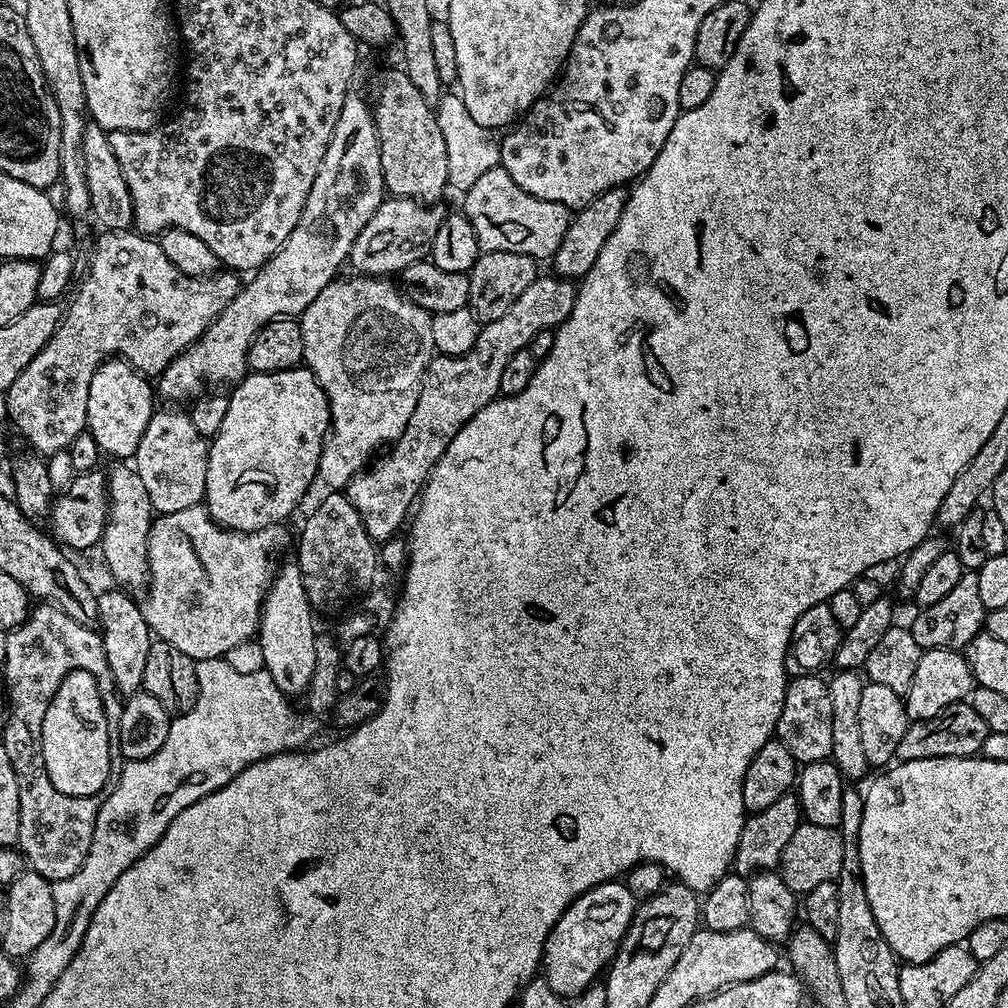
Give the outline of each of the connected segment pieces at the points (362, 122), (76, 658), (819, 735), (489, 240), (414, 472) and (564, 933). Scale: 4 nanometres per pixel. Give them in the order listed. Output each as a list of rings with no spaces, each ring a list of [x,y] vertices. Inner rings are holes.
[[[350,94],[342,106],[342,114],[338,114],[338,126],[334,126],[334,134],[330,138],[330,146],[326,146],[326,154],[322,158],[322,166],[318,170],[318,178],[314,178],[314,186],[310,186],[310,194],[306,198],[306,206],[302,206],[302,218],[298,218],[298,226],[282,242],[282,246],[261,268],[251,273],[252,281],[245,283],[240,292],[222,310],[222,314],[211,326],[197,338],[184,352],[179,352],[166,366],[166,370],[158,377],[158,396],[164,402],[195,402],[201,396],[211,393],[219,384],[235,386],[244,379],[249,371],[248,351],[256,337],[256,331],[266,326],[271,320],[296,318],[300,313],[326,290],[331,280],[341,275],[340,267],[349,263],[352,247],[362,234],[362,226],[374,218],[378,206],[386,198],[384,175],[382,174],[382,158],[380,157],[380,139],[376,133],[376,123],[372,117],[372,104],[364,101],[356,94]]]
[[[40,602],[37,605],[29,611],[26,623],[11,629],[6,638],[6,658],[2,661],[2,668],[12,713],[8,716],[2,742],[14,762],[14,774],[18,774],[18,795],[22,797],[22,831],[18,833],[18,851],[31,871],[55,882],[70,878],[70,874],[78,874],[82,862],[86,862],[101,797],[67,797],[51,785],[43,764],[42,726],[47,706],[63,679],[76,670],[89,671],[97,679],[109,709],[119,709],[122,700],[116,691],[110,662],[106,660],[103,635],[95,627],[80,625],[70,618],[70,614],[53,604]]]
[[[820,674],[794,676],[789,679],[788,689],[782,702],[782,714],[778,718],[775,739],[790,750],[797,765],[827,760],[832,755],[834,738],[830,735],[830,725],[834,714],[830,710],[830,690],[828,680]]]
[[[499,166],[486,170],[474,186],[463,193],[462,211],[470,218],[470,226],[474,226],[474,234],[478,234],[481,252],[513,252],[533,256],[538,262],[547,261],[562,246],[562,238],[566,238],[568,224],[573,213],[565,204],[546,202],[542,198],[534,198],[534,194],[526,194],[510,174]]]
[[[555,274],[547,275],[537,275],[536,280],[530,282],[530,286],[526,286],[526,290],[518,297],[518,302],[514,302],[514,306],[510,306],[510,310],[502,314],[502,318],[494,318],[494,322],[484,324],[478,334],[478,342],[474,342],[474,346],[466,354],[461,356],[433,355],[420,387],[414,414],[410,414],[410,422],[406,422],[406,430],[402,430],[400,437],[388,450],[392,452],[385,451],[379,459],[369,463],[363,472],[357,472],[355,478],[348,483],[346,494],[354,510],[358,510],[362,518],[362,526],[366,526],[366,534],[370,534],[372,541],[391,540],[399,533],[396,531],[403,524],[405,527],[420,493],[424,491],[424,483],[432,473],[433,466],[442,458],[442,454],[446,454],[446,446],[450,446],[454,434],[458,434],[460,427],[470,422],[470,418],[474,418],[478,410],[482,410],[489,402],[500,396],[502,369],[506,366],[506,362],[510,362],[510,358],[514,358],[518,350],[527,348],[529,342],[542,330],[559,328],[560,323],[570,314],[570,310],[574,310],[577,285]]]
[[[619,879],[607,880],[604,884],[594,886],[588,892],[583,892],[554,922],[554,930],[544,943],[544,959],[542,961],[542,979],[548,983],[550,990],[562,998],[575,998],[592,984],[601,979],[602,973],[616,957],[616,949],[619,948],[626,930],[632,925],[632,919],[636,913],[637,899],[630,894],[627,883]]]

